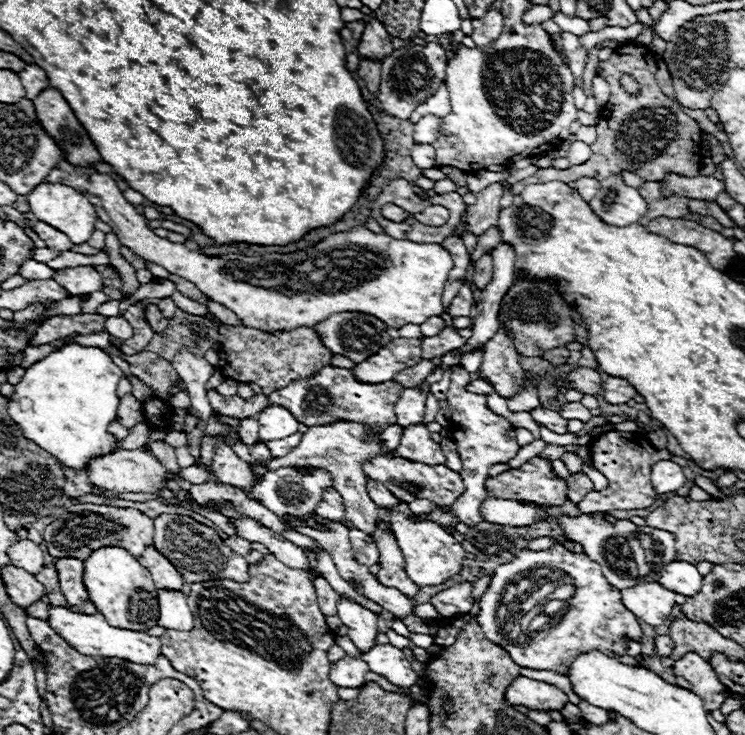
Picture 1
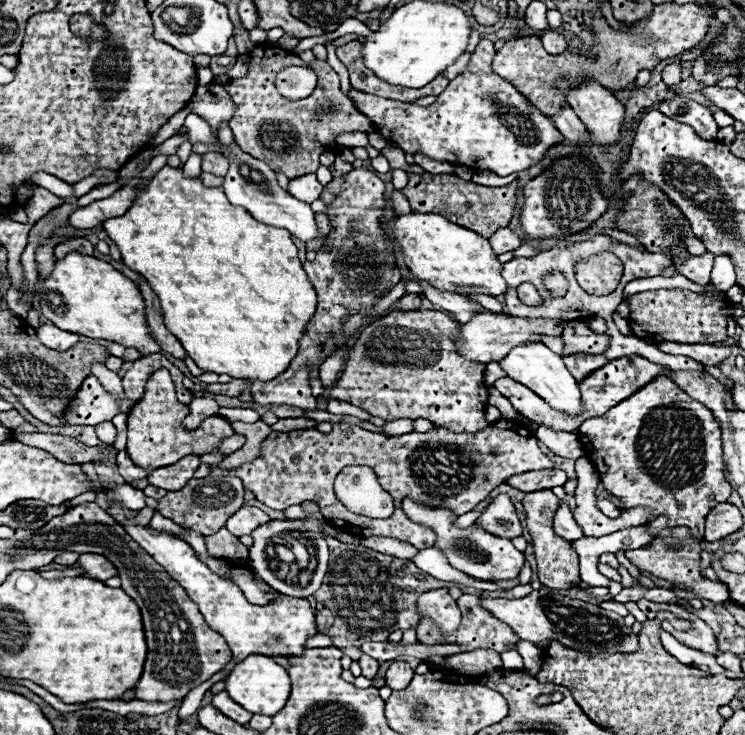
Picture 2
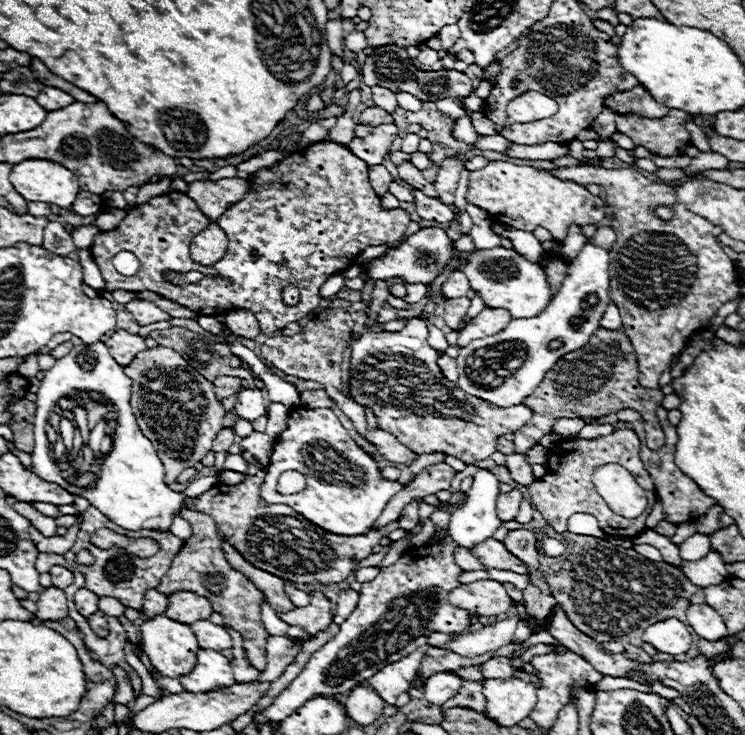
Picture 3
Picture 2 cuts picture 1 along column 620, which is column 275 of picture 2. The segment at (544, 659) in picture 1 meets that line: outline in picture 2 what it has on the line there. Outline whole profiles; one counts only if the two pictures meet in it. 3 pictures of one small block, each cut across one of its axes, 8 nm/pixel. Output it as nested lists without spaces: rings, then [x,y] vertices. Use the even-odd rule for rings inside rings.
[[[126,520],[126,532],[156,560],[160,562],[176,582],[180,582],[188,596],[200,606],[200,612],[206,618],[206,624],[212,626],[216,632],[220,632],[228,646],[234,652],[234,660],[240,662],[250,654],[264,654],[264,656],[296,656],[302,654],[306,638],[316,634],[314,626],[314,614],[306,598],[292,598],[292,596],[278,596],[268,606],[252,606],[246,602],[244,594],[240,594],[240,588],[214,574],[204,566],[194,550],[188,546],[188,542],[170,536],[170,534],[158,534],[154,536],[148,528],[134,526],[134,520]]]

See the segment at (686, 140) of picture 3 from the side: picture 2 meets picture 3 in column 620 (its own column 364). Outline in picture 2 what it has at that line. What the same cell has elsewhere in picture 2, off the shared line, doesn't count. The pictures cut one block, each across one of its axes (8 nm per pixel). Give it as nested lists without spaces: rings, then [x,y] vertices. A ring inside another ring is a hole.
[[[258,44],[250,52],[250,68],[248,74],[242,78],[234,78],[228,84],[224,84],[226,92],[230,94],[232,102],[236,104],[234,116],[230,118],[230,128],[234,134],[234,140],[240,144],[244,152],[250,156],[266,162],[274,172],[282,172],[288,178],[298,178],[304,174],[314,174],[320,166],[320,154],[324,152],[340,152],[340,144],[336,144],[336,138],[344,132],[376,132],[374,122],[358,112],[350,98],[342,94],[338,74],[328,66],[326,60],[318,60],[312,64],[306,64],[296,54],[282,50],[272,44]],[[284,66],[312,66],[318,74],[318,86],[316,90],[304,98],[304,100],[284,100],[276,86],[274,78]],[[324,102],[338,104],[336,112],[330,112],[324,120],[314,120],[316,108],[320,108]]]

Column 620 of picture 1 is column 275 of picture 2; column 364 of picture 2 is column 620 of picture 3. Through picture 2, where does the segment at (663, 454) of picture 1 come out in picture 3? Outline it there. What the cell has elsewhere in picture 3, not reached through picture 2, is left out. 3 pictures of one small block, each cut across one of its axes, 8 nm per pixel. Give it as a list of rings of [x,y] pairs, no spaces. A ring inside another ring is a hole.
[[[614,430],[608,436],[592,438],[592,440],[582,440],[582,438],[560,440],[548,450],[548,464],[546,466],[548,466],[548,474],[542,476],[538,484],[532,484],[528,488],[528,498],[534,504],[534,508],[544,516],[546,524],[550,528],[554,528],[556,532],[560,532],[560,534],[568,532],[568,518],[576,512],[592,514],[600,522],[600,528],[610,536],[630,538],[630,536],[640,534],[646,528],[646,518],[652,512],[652,506],[656,502],[656,492],[654,492],[654,486],[652,486],[652,478],[648,476],[648,472],[640,464],[640,442],[638,442],[636,432],[632,432],[632,430]],[[610,462],[616,462],[616,464],[624,466],[634,476],[634,480],[646,490],[648,508],[638,518],[628,520],[628,518],[616,516],[606,506],[606,502],[596,494],[594,484],[592,484],[592,470],[602,466],[602,464],[610,464]],[[606,528],[618,528],[618,530],[606,530]]]

